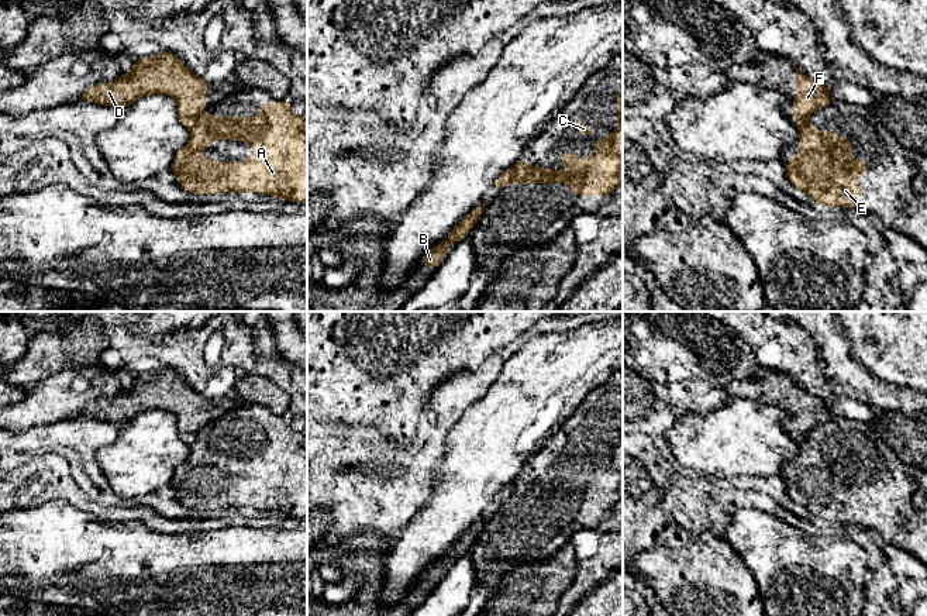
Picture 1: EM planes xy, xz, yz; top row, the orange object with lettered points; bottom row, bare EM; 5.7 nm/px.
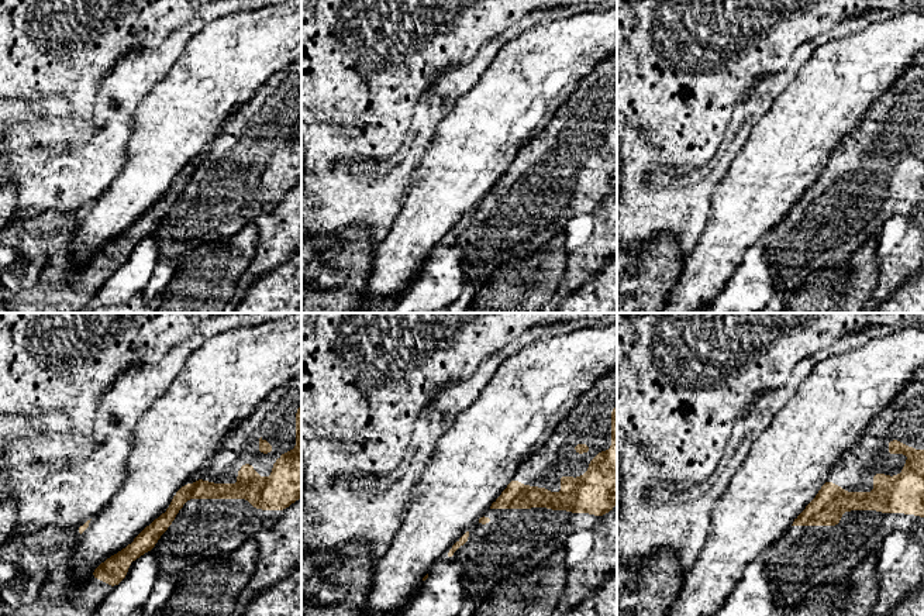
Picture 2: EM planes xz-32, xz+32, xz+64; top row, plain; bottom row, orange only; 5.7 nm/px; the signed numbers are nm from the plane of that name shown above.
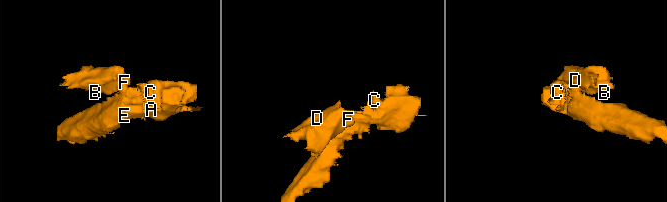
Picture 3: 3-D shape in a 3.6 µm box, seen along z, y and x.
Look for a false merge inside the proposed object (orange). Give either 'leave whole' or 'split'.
split

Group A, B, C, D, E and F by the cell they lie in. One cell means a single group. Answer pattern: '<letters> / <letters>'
A C E / B D F

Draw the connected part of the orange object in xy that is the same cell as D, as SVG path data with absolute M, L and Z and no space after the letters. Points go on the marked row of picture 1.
M173 52L132 61L131 69L113 83L90 86L80 100L125 109L139 97L168 94L176 100L185 127L192 127L206 109L209 83L194 75Z

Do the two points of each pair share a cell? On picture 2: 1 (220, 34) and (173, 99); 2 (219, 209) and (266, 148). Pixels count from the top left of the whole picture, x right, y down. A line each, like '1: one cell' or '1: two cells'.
1: one cell
2: one cell

